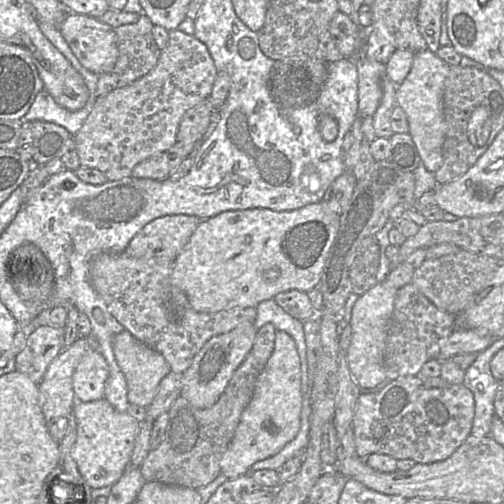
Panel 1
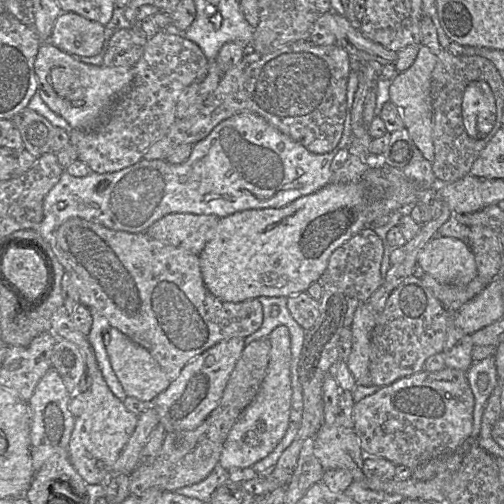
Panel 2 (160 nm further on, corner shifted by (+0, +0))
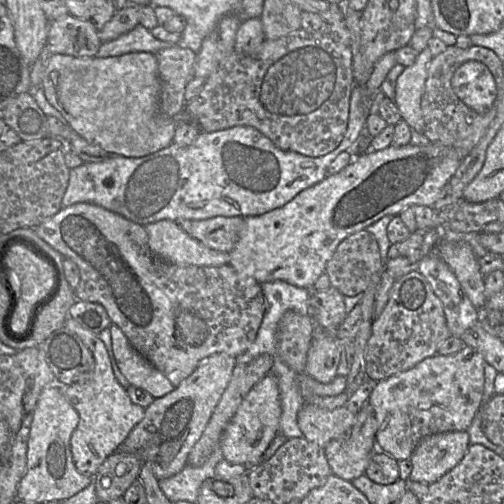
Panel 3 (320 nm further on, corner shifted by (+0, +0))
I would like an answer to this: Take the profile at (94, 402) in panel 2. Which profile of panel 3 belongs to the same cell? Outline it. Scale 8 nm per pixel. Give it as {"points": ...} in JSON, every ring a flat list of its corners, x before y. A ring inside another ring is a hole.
{"points":[[67,315,64,326,83,341,95,360,95,371,89,381,72,383,62,390,79,414,79,423,71,436,73,462,80,473,94,477,106,458,118,449,130,431,143,419,145,408,133,403,127,390,116,379,104,342,70,315]]}

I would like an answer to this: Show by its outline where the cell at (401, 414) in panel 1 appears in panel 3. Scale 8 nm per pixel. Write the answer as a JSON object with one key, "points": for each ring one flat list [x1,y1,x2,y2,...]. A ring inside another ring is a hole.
{"points":[[465,346,453,355,425,358,414,367,376,382,368,398,378,424,375,446,396,461,410,459,418,443,426,436,445,432,464,432,469,429,481,407,484,390,484,357,474,348]]}

